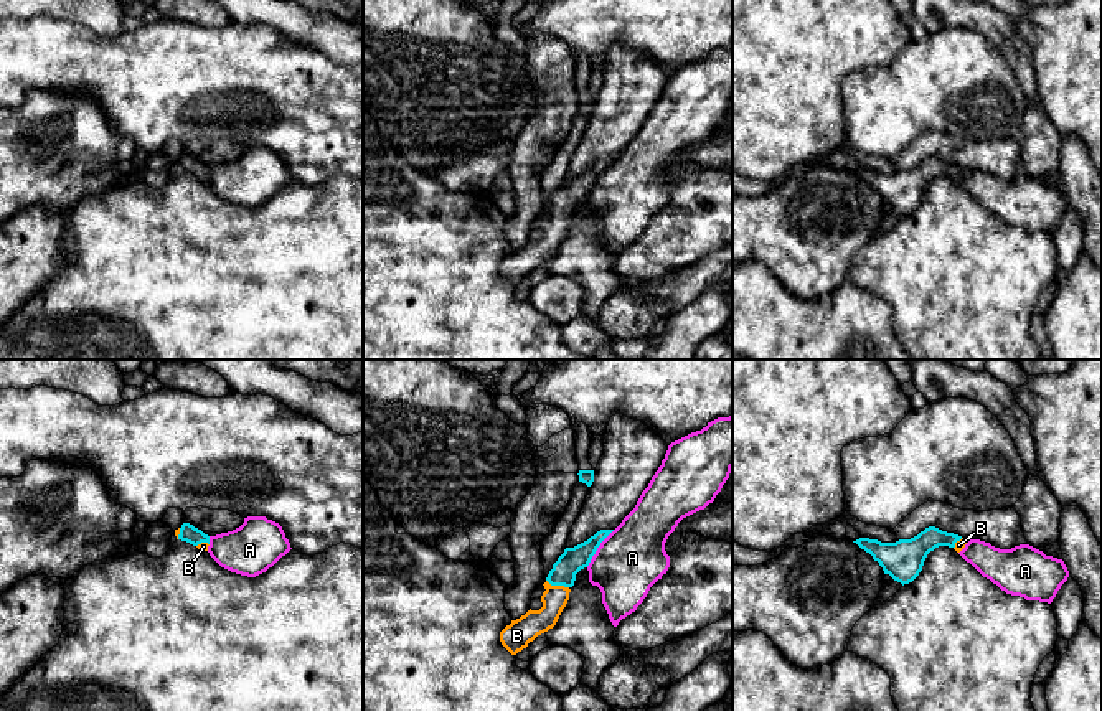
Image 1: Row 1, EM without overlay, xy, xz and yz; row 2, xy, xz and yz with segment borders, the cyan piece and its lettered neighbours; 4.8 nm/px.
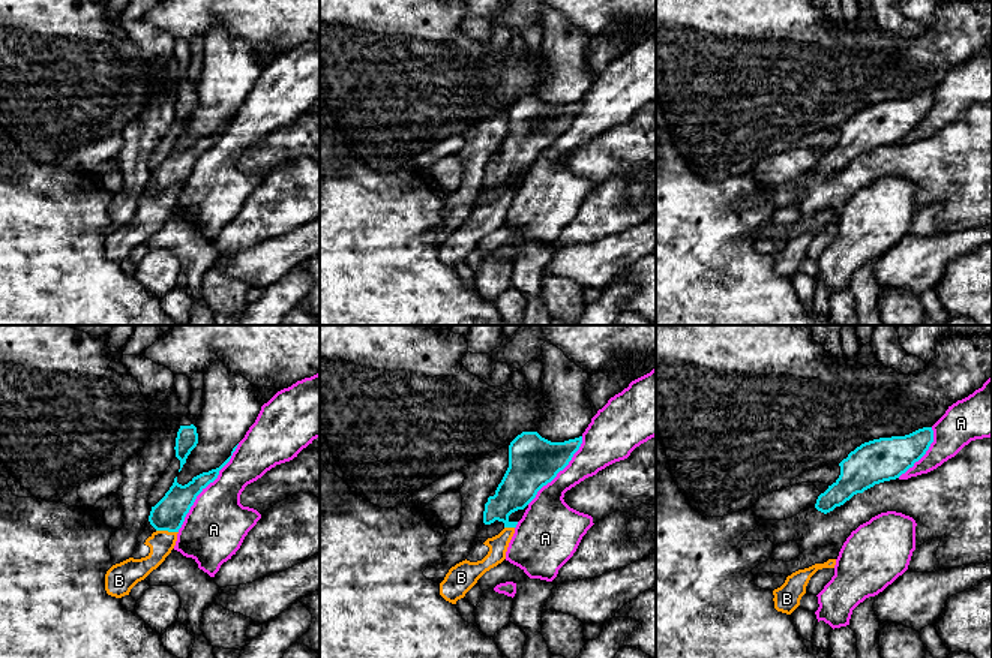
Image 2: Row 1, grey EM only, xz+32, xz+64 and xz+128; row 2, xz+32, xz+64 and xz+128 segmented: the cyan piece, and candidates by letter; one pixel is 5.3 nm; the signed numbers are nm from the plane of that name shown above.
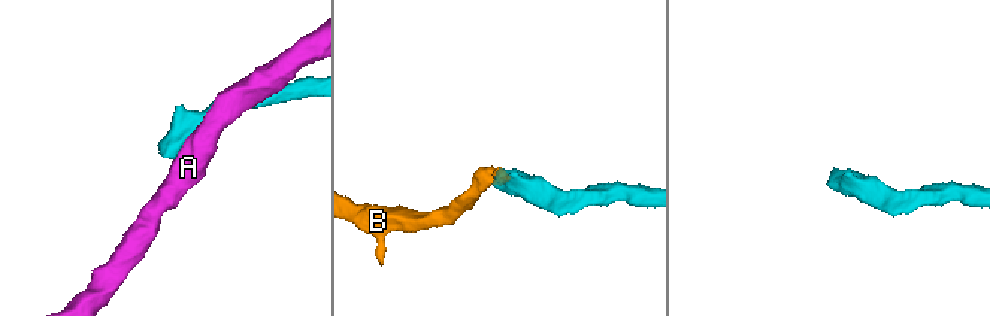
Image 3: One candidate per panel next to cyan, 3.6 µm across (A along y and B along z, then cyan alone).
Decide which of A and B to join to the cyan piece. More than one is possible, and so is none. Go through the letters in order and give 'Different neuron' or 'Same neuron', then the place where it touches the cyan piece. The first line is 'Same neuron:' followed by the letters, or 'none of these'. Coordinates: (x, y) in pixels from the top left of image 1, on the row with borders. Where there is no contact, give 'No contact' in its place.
Same neuron: B
A: Different neuron. Touches cyan at xz (598, 546)
B: Same neuron. Touches cyan at xz (558, 584)

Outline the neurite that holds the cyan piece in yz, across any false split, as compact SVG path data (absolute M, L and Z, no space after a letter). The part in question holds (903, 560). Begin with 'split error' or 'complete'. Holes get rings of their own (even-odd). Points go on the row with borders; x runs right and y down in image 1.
split error; M929 526L911 539L896 543L881 543L878 539L859 538L856 543L879 563L884 574L904 584L912 582L922 571L924 561L930 551L939 546L954 548L960 553L970 539L954 533Z

